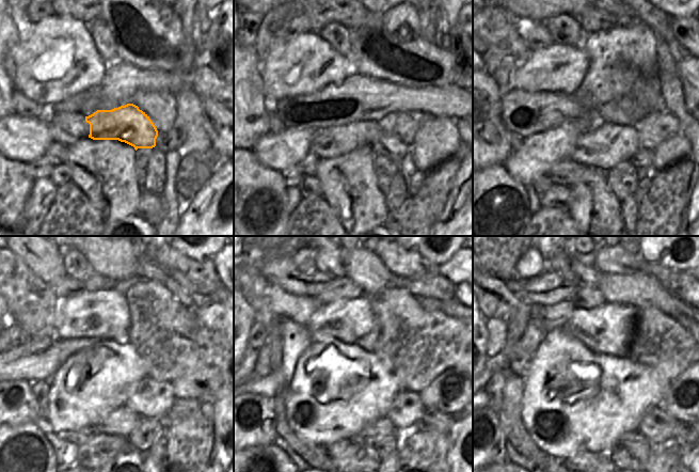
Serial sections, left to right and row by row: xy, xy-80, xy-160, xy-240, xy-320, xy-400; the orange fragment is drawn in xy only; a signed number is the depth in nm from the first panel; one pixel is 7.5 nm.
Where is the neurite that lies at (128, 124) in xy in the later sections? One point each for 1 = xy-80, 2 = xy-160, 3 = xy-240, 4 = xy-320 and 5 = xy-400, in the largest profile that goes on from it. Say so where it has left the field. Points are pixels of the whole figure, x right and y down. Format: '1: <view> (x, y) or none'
1: xy-80 (391, 146)
2: xy-160 (644, 158)
3: xy-240 (180, 408)
4: xy-320 (437, 421)
5: xy-400 (688, 434)

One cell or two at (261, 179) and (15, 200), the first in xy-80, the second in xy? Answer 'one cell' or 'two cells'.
one cell

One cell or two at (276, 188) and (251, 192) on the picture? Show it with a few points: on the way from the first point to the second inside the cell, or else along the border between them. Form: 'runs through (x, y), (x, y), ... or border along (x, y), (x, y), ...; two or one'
runs through (270, 188), (257, 192); one

